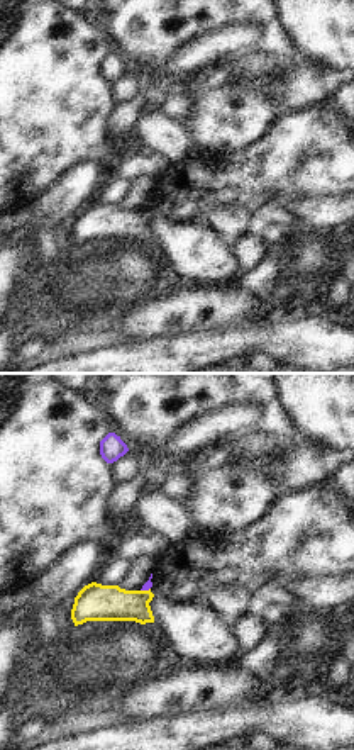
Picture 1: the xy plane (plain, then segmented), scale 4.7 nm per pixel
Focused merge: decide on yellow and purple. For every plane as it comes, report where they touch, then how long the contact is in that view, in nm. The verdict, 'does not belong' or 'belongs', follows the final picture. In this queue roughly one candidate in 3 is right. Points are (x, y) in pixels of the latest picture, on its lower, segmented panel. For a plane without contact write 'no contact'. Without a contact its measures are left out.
(144, 591) | 50 nm

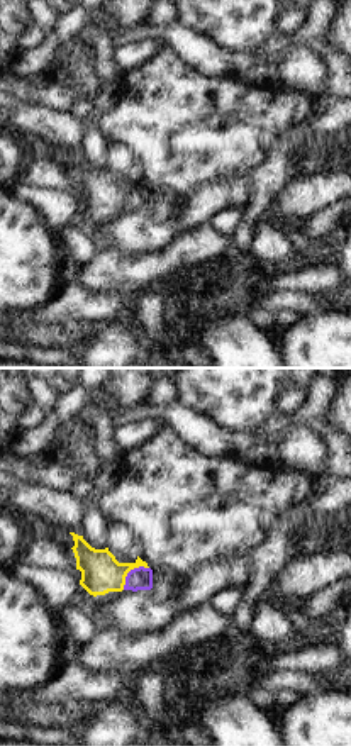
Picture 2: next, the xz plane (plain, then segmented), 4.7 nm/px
(129, 570) | 170 nm

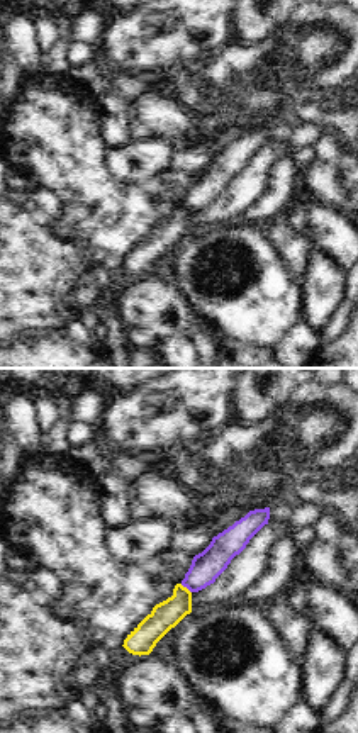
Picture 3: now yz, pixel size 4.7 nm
(185, 587) | 70 nm

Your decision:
does not belong

